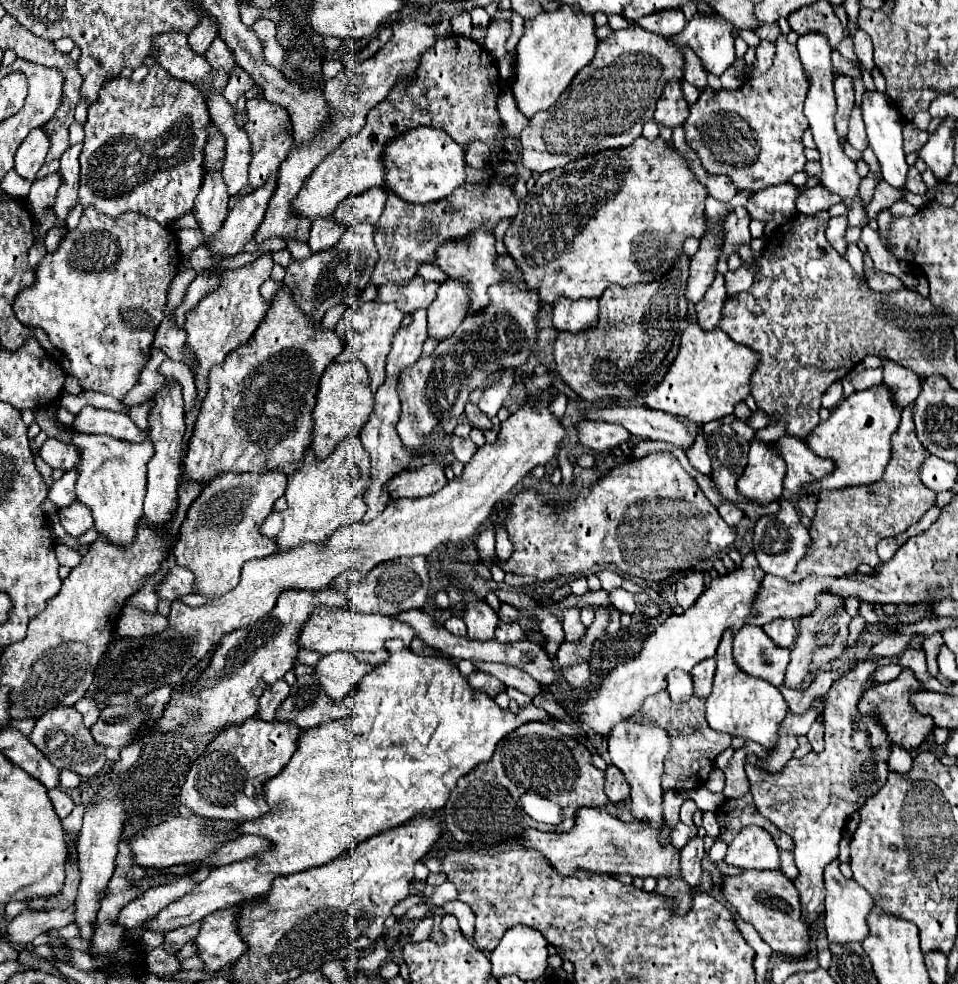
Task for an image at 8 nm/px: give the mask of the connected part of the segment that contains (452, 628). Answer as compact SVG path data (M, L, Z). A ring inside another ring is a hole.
M451 616L449 620L445 620L445 624L443 624L449 632L453 632L453 634L459 634L459 636L465 636L465 632L467 632L467 628L465 628L465 622L463 622L463 618L459 618L459 616Z

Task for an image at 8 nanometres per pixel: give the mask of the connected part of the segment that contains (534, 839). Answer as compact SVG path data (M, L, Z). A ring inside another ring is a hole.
M581 808L575 818L575 826L569 832L539 832L539 830L525 830L523 840L527 848L539 850L545 860L561 874L571 874L575 870L593 870L593 872L607 872L607 874L631 874L631 876L681 876L679 866L679 848L673 844L661 844L659 840L661 828L653 828L653 824L639 824L639 822L623 822L611 816L605 810L597 808Z

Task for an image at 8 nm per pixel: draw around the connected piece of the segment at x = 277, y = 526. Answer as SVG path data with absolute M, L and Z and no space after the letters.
M345 436L325 460L319 460L313 450L305 450L299 468L289 474L285 492L287 510L273 512L261 532L275 538L279 550L289 550L303 542L325 542L337 528L361 522L367 510L363 496L371 484L369 462L369 454L359 436Z

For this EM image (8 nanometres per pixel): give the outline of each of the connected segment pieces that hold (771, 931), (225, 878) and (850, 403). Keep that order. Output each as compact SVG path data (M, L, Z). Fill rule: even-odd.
M745 870L739 876L725 876L723 894L727 902L741 914L741 918L755 926L759 936L773 948L773 952L781 952L791 958L805 958L809 954L813 930L801 916L797 888L779 870Z
M245 858L241 862L231 862L225 866L217 866L211 870L211 874L187 896L183 896L177 902L171 902L169 906L165 906L151 922L149 928L151 930L173 930L179 926L187 926L193 922L203 920L205 916L217 912L217 910L225 910L231 908L239 902L247 902L247 900L255 900L257 896L263 896L265 892L269 892L269 888L273 888L273 872L265 874L265 872L257 872L259 866L259 858Z
M887 384L853 392L849 398L841 400L831 412L829 420L819 424L807 436L807 444L817 456L831 458L835 462L835 470L823 480L809 484L809 492L819 494L825 488L833 490L855 484L873 484L881 480L891 456L891 438L899 428L899 418L901 408L893 400L893 390Z

